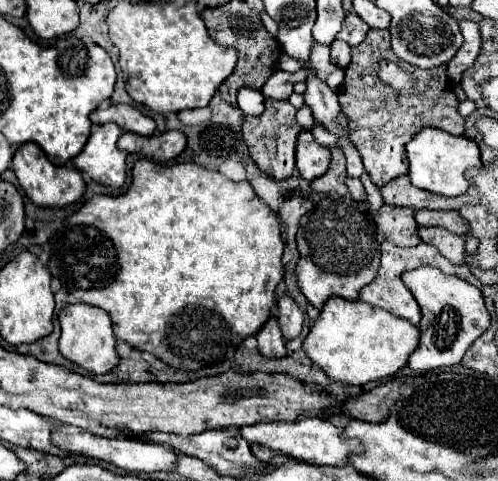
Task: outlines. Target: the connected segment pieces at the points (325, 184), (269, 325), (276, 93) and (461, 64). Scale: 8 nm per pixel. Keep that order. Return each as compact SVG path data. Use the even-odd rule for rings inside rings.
M333 148L331 150L331 166L329 170L319 176L317 180L311 182L311 188L315 192L339 192L339 194L347 194L347 186L345 186L345 178L347 178L347 170L345 170L345 156L341 152L341 148Z
M271 316L263 328L255 334L257 342L259 342L259 352L267 358L281 358L287 354L285 350L285 340L283 340L283 334L277 326L277 318Z
M300 69L297 72L286 72L277 70L269 82L265 82L263 86L263 96L265 98L273 98L273 100L287 100L293 94L293 84L295 82L305 81L311 74L310 70Z
M461 24L461 32L463 32L463 46L459 48L457 56L449 62L449 68L447 68L447 78L451 80L453 86L457 86L461 82L461 74L463 70L475 62L477 54L479 54L479 48L481 48L481 38L479 38L479 32L477 32L477 24Z

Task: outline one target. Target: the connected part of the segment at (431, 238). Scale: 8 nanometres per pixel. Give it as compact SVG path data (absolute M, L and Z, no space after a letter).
M418 227L418 234L425 244L433 244L449 262L463 264L465 258L465 240L443 228Z

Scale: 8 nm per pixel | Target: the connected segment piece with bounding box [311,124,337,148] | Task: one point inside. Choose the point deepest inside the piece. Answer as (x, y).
(324, 138)

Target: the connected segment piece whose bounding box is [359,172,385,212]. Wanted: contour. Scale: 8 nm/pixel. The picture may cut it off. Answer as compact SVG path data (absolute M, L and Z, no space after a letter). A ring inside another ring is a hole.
M363 172L359 180L361 180L361 182L363 182L363 186L365 186L367 202L369 202L369 206L371 206L371 212L377 212L377 210L385 204L385 202L383 202L383 196L381 196L381 192L379 192L379 188L371 182L371 178L369 178L369 174L367 174L367 172Z

